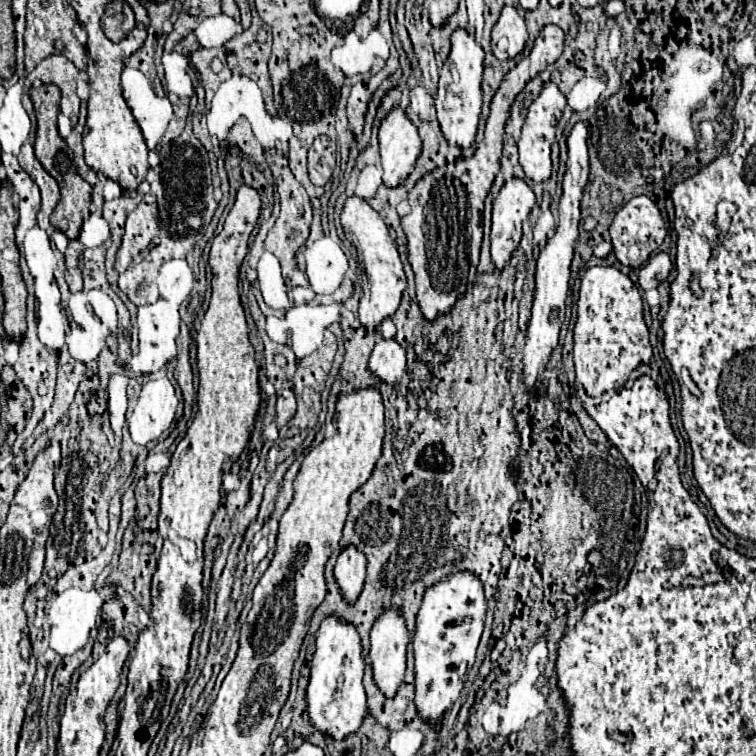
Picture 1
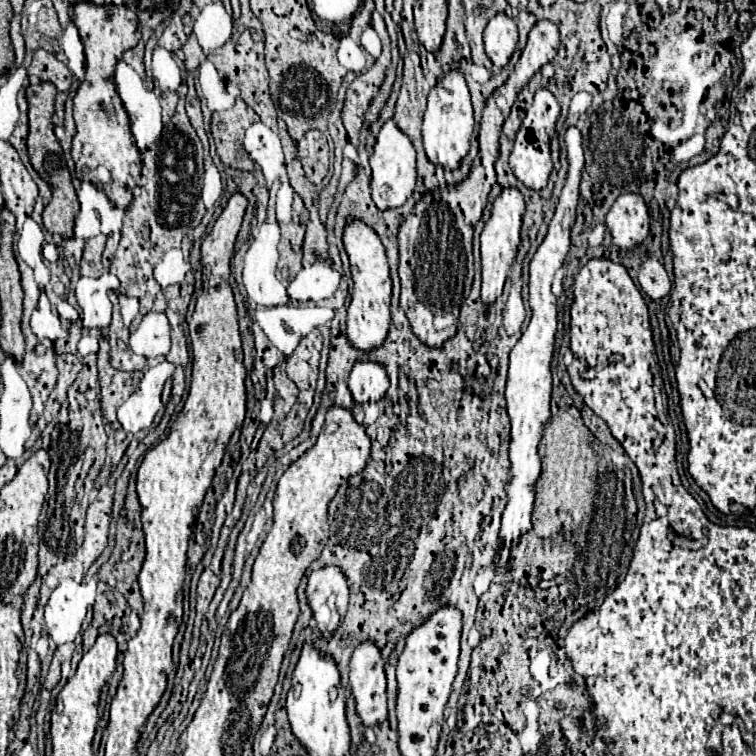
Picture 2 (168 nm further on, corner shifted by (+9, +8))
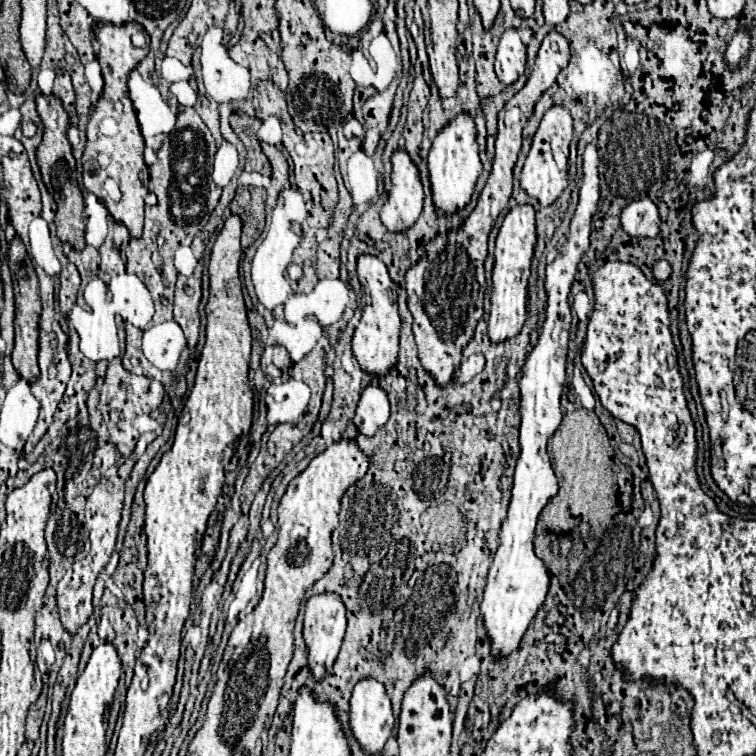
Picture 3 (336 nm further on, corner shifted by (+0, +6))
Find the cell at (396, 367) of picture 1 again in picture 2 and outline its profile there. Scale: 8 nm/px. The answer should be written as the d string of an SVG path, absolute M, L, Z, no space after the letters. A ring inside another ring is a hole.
M356 362L350 372L348 386L354 402L376 402L388 390L388 376L376 362Z

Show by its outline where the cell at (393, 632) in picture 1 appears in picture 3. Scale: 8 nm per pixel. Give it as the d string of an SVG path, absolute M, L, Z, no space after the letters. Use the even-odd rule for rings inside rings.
M363 678L351 696L349 722L363 752L379 754L393 734L395 716L385 686L377 678Z

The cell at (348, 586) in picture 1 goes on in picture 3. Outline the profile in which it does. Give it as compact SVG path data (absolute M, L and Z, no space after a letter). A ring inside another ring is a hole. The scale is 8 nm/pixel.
M323 592L323 594L315 594L307 600L307 610L305 610L305 628L303 628L303 636L309 648L307 660L309 666L313 670L313 676L317 680L321 680L327 670L331 668L331 664L335 662L341 642L343 642L343 634L347 628L347 608L343 598L337 592Z

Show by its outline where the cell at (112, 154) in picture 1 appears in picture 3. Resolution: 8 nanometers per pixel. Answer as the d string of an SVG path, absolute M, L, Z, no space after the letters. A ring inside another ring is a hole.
M99 22L95 38L99 42L99 64L103 70L103 94L93 106L91 118L87 122L87 144L83 152L83 186L85 190L93 192L99 200L105 202L111 216L125 224L131 232L131 236L141 236L143 232L143 200L149 194L147 186L141 180L141 172L147 168L143 160L143 138L139 132L139 122L135 116L135 108L127 94L127 78L133 66L147 56L149 48L137 48L131 42L131 34L143 30L137 22L125 22L125 24L111 24L111 22ZM111 176L117 180L121 188L121 200L111 200L107 192L103 190L103 180Z

